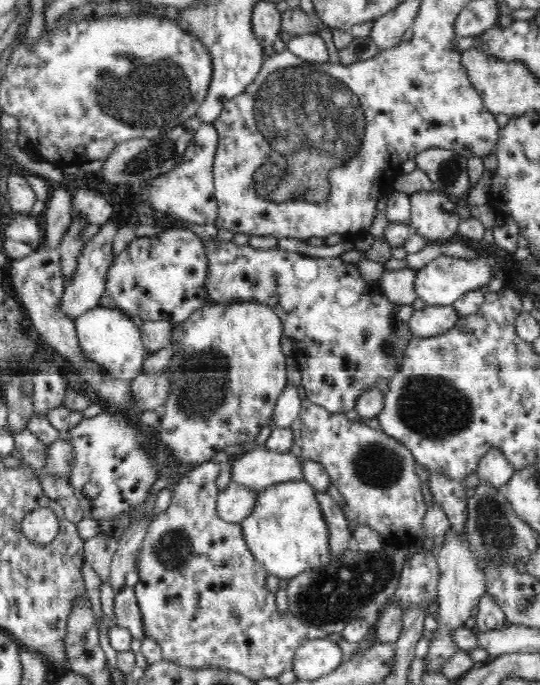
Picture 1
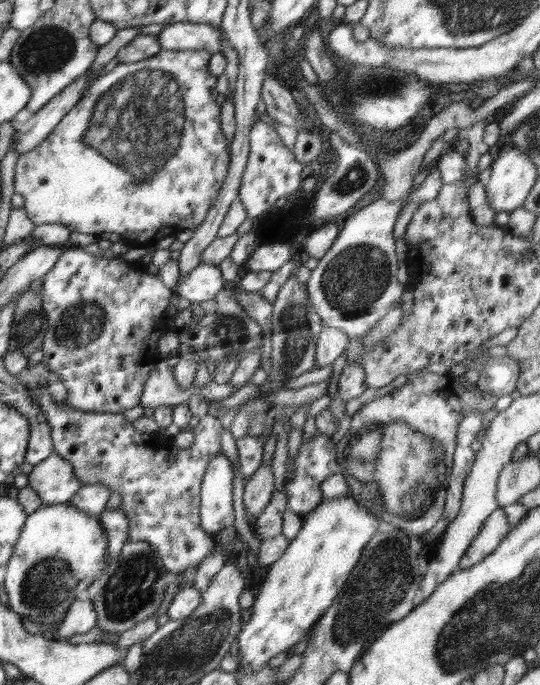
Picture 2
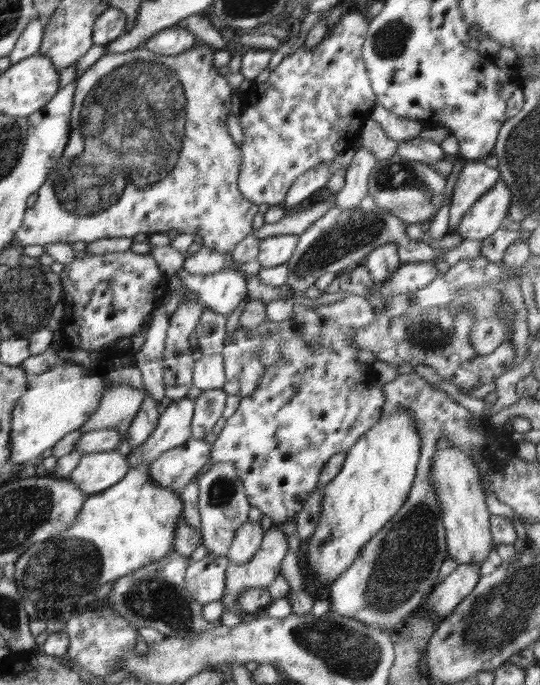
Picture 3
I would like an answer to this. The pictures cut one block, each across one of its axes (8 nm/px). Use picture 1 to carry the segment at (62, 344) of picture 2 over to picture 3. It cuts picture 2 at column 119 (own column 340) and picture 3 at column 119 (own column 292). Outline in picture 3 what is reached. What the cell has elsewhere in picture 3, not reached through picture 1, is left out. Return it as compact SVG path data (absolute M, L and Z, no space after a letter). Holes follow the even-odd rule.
M128 249L124 252L110 252L102 255L71 260L64 265L59 274L61 287L65 289L61 300L65 308L65 315L61 322L60 331L63 334L64 347L71 350L98 350L103 356L113 355L113 346L116 340L134 336L151 322L155 309L163 304L163 299L168 291L168 277L160 271L158 264L148 254L138 254Z

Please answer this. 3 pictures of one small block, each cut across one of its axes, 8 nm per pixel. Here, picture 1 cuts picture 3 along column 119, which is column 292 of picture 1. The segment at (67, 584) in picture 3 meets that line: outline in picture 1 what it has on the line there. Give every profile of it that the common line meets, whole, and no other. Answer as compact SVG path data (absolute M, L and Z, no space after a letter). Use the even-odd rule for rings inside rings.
M292 480L292 482L282 482L282 484L272 484L264 490L258 491L259 498L252 515L244 518L242 532L248 549L252 555L267 571L279 578L291 579L298 574L302 574L308 568L325 567L330 564L330 533L328 533L328 523L322 515L320 504L316 497L315 488L304 480Z

